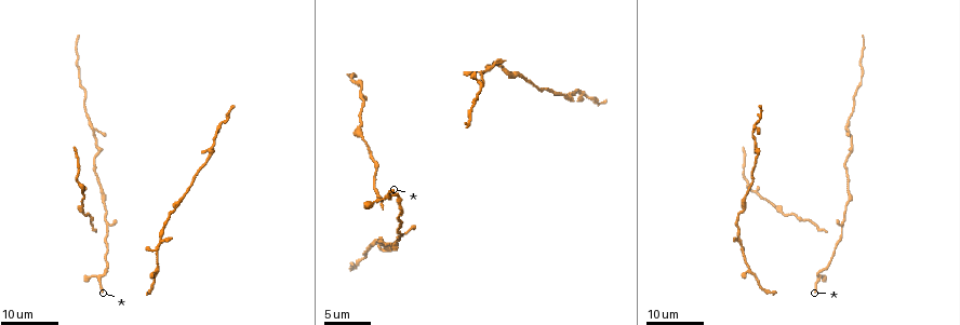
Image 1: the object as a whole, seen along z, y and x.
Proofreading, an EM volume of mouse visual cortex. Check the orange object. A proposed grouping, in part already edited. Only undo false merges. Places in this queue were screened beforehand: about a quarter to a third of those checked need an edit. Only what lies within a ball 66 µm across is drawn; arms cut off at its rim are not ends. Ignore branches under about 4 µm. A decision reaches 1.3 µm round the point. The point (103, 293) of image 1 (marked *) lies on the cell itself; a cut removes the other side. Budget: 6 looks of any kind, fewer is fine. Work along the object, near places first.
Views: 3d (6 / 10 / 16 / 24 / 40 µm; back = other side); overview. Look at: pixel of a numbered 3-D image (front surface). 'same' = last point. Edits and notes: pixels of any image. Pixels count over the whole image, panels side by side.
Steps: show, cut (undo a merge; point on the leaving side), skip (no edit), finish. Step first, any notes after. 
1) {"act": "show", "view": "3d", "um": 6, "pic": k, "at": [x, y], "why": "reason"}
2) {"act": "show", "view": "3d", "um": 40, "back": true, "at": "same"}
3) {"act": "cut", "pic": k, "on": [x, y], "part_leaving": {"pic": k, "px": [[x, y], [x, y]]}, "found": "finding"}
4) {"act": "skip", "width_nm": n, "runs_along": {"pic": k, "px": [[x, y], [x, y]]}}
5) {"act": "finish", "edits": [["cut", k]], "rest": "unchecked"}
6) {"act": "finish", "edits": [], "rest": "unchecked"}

{"act": "show", "view": "3d", "um": 24, "pic": 1, "at": [85, 213]}

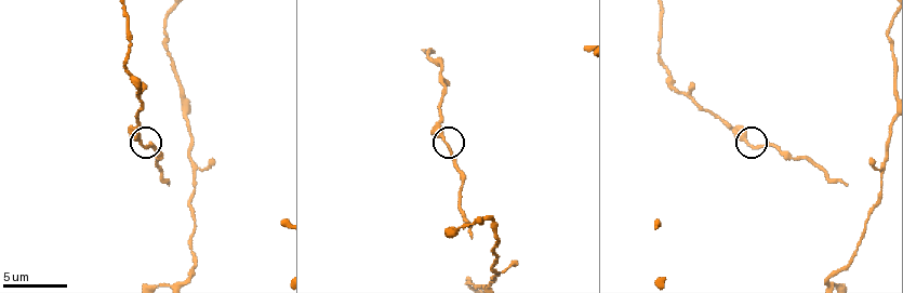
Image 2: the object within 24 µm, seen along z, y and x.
{"act": "show", "view": "3d", "um": 10, "pic": 2, "at": [143, 147], "why": "zoom in"}

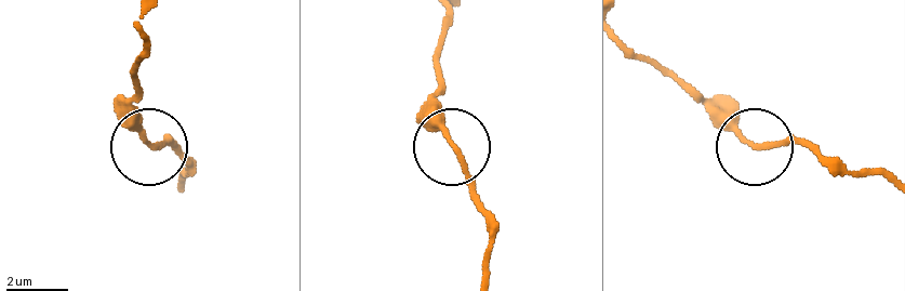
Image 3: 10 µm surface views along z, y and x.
{"act": "skip", "width_nm": 160, "found": "continuous, no second cell"}

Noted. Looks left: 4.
{"act": "show", "view": "3d", "um": 24, "pic": 1, "at": [742, 249], "why": "three arms meet"}

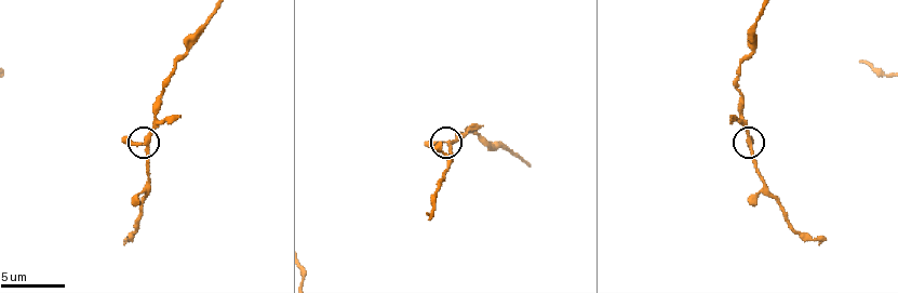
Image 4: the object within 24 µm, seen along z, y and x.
{"act": "show", "view": "3d", "um": 10, "pic": 4, "at": [444, 142]}

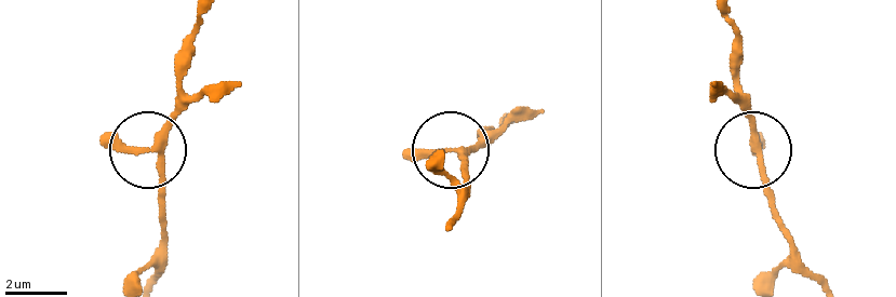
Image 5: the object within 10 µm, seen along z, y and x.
{"act": "skip", "arms": 3, "found": "one cell here"}

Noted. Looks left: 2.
{"act": "show", "view": "3d", "um": 16, "pic": 1, "at": [757, 156]}

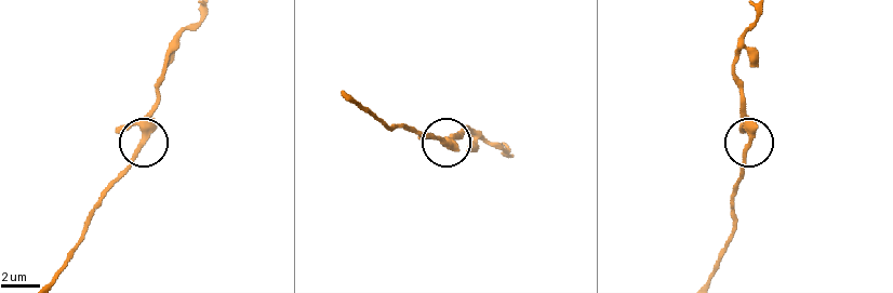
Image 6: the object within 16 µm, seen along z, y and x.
{"act": "show", "view": "3d", "um": 6, "pic": 6, "at": [443, 139], "why": "zoom in"}

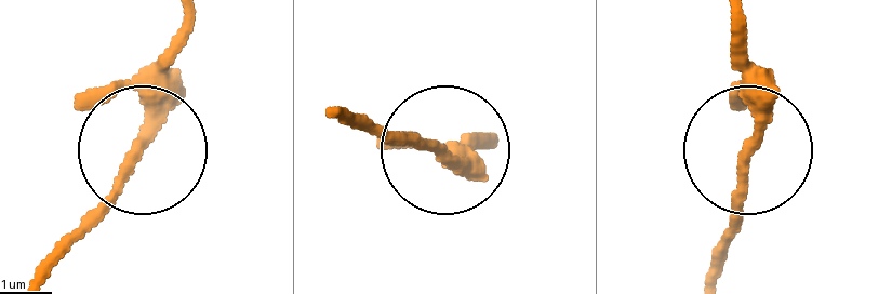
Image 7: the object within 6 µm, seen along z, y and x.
{"act": "skip", "width_nm": 270, "runs_along": {"pic": 7, "px": [[38, 272], [145, 131], [149, 79], [180, 27]]}, "found": "one cell here"}

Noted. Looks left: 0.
{"act": "finish", "edits": [], "rest": "unchecked"}

